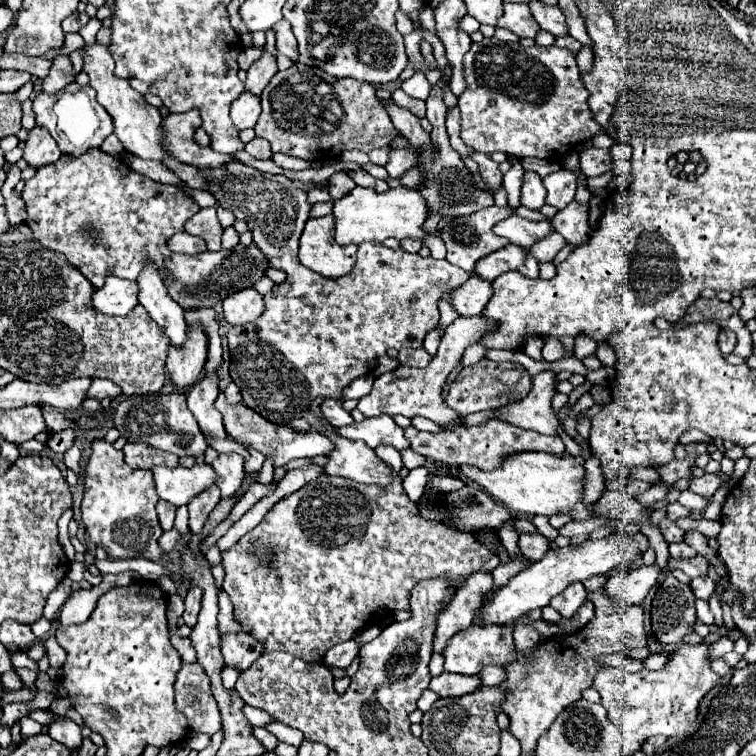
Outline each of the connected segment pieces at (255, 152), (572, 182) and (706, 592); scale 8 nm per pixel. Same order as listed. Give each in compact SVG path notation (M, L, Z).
M253 138L249 144L245 144L245 150L253 158L259 158L259 160L269 160L273 156L273 152L269 148L269 142L265 142L263 138Z
M557 170L543 178L543 184L547 188L547 204L555 208L565 208L573 198L577 190L577 176L571 170Z
M701 576L701 578L693 578L689 582L695 598L701 598L701 600L709 600L713 590L715 590L715 582L709 578L709 576Z

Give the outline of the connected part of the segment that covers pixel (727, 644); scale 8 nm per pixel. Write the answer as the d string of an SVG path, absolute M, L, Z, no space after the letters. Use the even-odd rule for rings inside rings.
M723 636L719 642L713 644L713 648L711 648L711 658L723 656L723 654L727 654L727 652L731 652L731 650L733 650L733 642L731 642L727 636Z

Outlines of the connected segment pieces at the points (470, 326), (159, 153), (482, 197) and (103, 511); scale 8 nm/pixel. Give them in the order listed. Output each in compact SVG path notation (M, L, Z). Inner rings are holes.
M473 316L473 318L457 318L447 330L445 336L441 338L441 346L439 352L435 354L435 358L431 360L431 364L427 368L411 368L411 366L399 366L387 374L381 374L375 384L371 394L367 394L365 398L359 400L357 410L363 412L363 416L371 418L371 416L379 416L379 414L389 414L389 416L397 416L403 414L407 418L413 416L425 416L429 420L433 420L435 424L447 424L451 420L457 418L457 412L451 410L443 398L443 384L447 380L447 376L451 374L451 370L461 362L463 352L467 346L475 344L477 340L483 338L485 332L489 332L489 320L485 320L483 316Z
M93 42L91 46L83 48L83 72L87 72L89 82L97 92L97 102L111 114L115 130L117 130L117 138L121 140L125 150L139 158L161 162L167 156L167 152L161 148L161 128L159 128L161 114L159 114L159 110L155 106L149 106L145 102L145 98L129 86L129 82L115 78L111 64L115 64L115 62L113 62L113 56L109 54L107 46Z
M445 66L445 72L441 74L439 82L431 86L431 94L427 98L427 120L433 124L433 132L431 132L431 140L437 146L435 152L431 150L421 150L423 156L423 172L425 172L425 184L421 188L423 198L427 200L427 206L431 212L443 212L445 218L457 218L457 216L467 216L473 214L477 210L483 210L487 206L493 206L493 196L485 190L477 190L473 186L471 180L471 172L465 168L465 164L461 162L459 152L455 152L449 144L449 136L447 136L447 128L445 128L445 114L447 114L447 106L443 102L443 88L451 78L451 66Z
M105 440L93 442L93 452L89 458L89 464L85 468L85 496L81 502L81 514L83 514L83 524L85 530L91 538L93 544L105 548L105 552L111 558L147 558L147 560L161 560L163 558L163 548L159 546L159 538L163 534L155 504L159 496L155 494L153 488L153 472L151 470L135 470L125 464L123 452L115 450L113 444L107 444Z

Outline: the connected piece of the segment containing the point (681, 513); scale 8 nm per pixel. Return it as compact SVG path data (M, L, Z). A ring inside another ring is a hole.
M678 502L669 504L667 507L667 516L671 521L676 521L678 518L690 515L690 510L681 506Z

